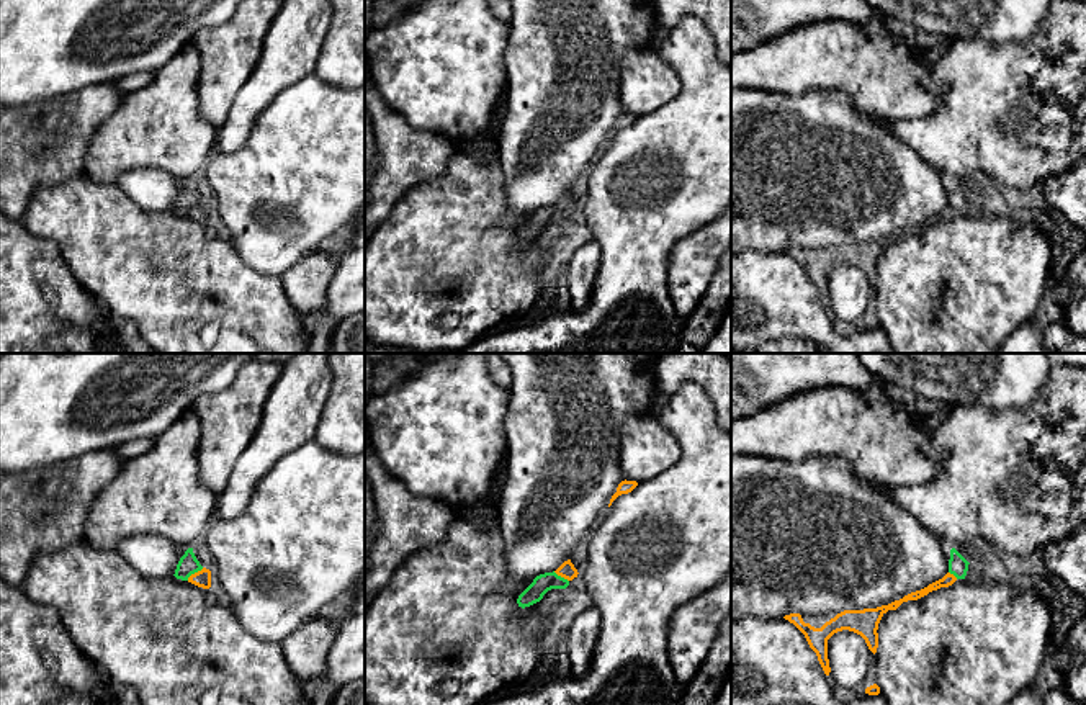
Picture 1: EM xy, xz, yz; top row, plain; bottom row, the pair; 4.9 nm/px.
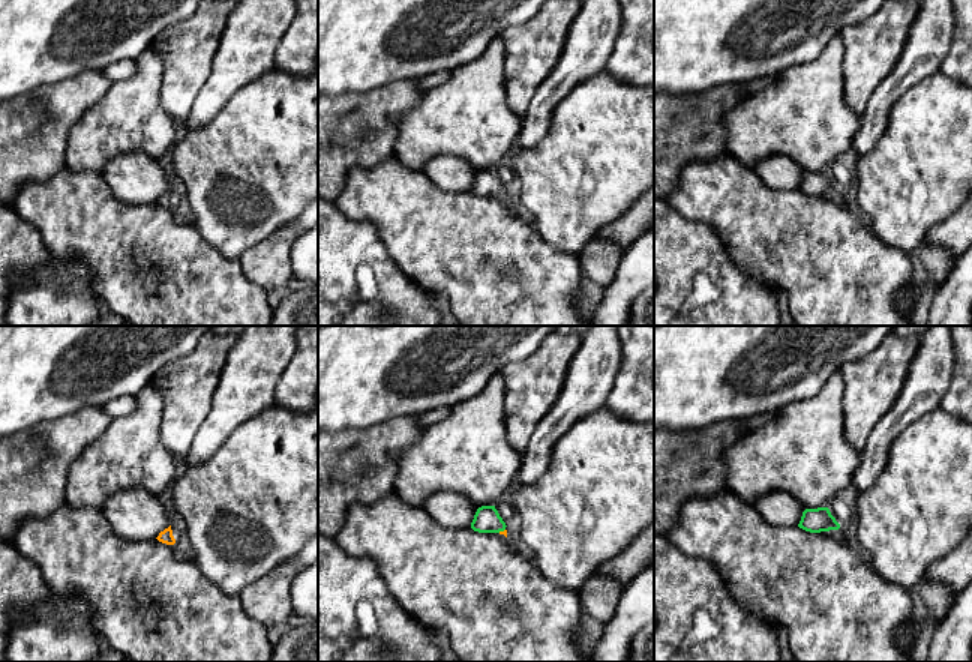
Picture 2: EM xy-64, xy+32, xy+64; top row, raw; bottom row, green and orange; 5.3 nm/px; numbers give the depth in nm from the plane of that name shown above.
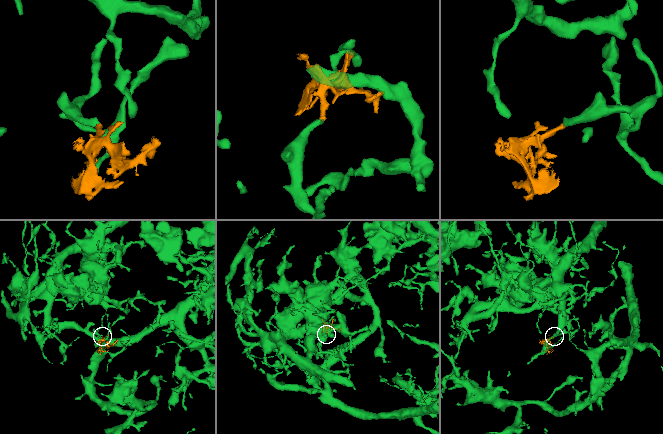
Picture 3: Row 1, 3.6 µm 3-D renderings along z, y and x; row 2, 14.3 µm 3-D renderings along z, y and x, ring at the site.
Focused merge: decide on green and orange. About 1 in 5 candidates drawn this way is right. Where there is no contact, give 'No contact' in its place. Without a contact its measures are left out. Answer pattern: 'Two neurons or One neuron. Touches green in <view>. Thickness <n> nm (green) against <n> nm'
Two neurons. Touches green in xy. Thickness 100 nm (green) against 80 nm

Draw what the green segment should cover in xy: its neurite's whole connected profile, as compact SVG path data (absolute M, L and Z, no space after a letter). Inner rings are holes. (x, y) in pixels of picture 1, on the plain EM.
M188 182L185 188L180 191L177 203L175 203L175 211L182 214L188 214L188 211L198 204L201 204L203 200L196 193L193 182Z

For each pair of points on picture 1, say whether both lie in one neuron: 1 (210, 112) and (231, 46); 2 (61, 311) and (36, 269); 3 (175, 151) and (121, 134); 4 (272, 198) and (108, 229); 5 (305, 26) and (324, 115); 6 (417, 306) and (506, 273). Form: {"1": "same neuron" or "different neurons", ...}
{"1": "same neuron", "2": "same neuron", "3": "same neuron", "4": "different neurons", "5": "different neurons", "6": "same neuron"}

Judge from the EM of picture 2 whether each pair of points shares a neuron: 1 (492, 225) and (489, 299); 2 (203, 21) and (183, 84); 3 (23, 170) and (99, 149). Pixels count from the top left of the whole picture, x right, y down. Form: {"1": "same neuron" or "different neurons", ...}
{"1": "same neuron", "2": "same neuron", "3": "different neurons"}

